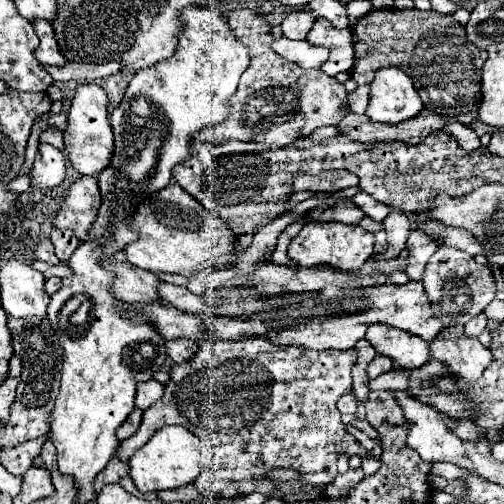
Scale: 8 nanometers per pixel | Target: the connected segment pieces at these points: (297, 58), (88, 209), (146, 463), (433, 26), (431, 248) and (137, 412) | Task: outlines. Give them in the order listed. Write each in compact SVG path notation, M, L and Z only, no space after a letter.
M274 38L270 48L274 48L274 52L278 52L282 58L300 64L302 68L320 68L320 64L326 60L328 52L326 48L320 46L312 46L310 42L300 42L300 40L290 40L290 38Z
M80 176L70 188L64 192L60 208L52 220L54 228L72 230L78 240L86 240L88 230L92 228L96 214L100 208L100 192L96 178Z
M166 426L158 430L130 458L130 478L134 480L136 488L144 494L182 488L192 484L198 478L198 474L210 464L210 460L212 460L212 446L208 440L200 440L182 426Z
M370 10L352 22L354 44L354 72L350 78L356 84L370 84L380 68L402 68L414 82L424 108L438 112L450 120L472 124L478 118L478 104L482 100L482 66L486 52L468 42L464 26L448 14L434 10Z
M412 230L410 238L406 242L408 248L408 268L406 274L410 280L420 280L426 268L426 262L430 260L430 256L438 250L438 244L424 232Z
M134 408L132 410L132 414L124 420L124 424L116 430L116 436L118 436L118 440L124 440L124 438L130 438L136 430L138 430L138 426L140 426L140 420L142 420L142 410L140 408Z

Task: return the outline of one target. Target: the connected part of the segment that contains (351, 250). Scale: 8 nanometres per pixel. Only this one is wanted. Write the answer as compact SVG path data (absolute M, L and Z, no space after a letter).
M314 222L306 224L300 234L292 240L288 256L300 266L330 264L342 270L358 270L374 254L374 234L362 226L348 226L342 222Z

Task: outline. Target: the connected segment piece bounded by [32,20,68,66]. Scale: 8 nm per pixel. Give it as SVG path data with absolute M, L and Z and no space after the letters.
M34 20L34 30L40 38L40 46L38 50L34 52L34 56L42 62L42 64L48 64L48 66L62 66L66 64L66 56L60 52L58 48L58 40L54 36L54 28L52 24L48 24L46 20Z

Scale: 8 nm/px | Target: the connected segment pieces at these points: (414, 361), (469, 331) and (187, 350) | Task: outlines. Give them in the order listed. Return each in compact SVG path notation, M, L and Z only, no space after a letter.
M372 324L366 332L366 340L378 350L378 354L392 358L400 368L420 368L430 358L428 342L406 330L398 330L386 324Z
M478 314L476 318L472 318L466 326L464 326L464 330L466 330L466 336L468 338L478 338L480 334L482 334L482 330L486 328L486 316L484 314Z
M178 338L178 340L170 340L168 354L178 364L178 362L188 362L196 354L196 350L198 350L196 342L192 342L190 338Z

